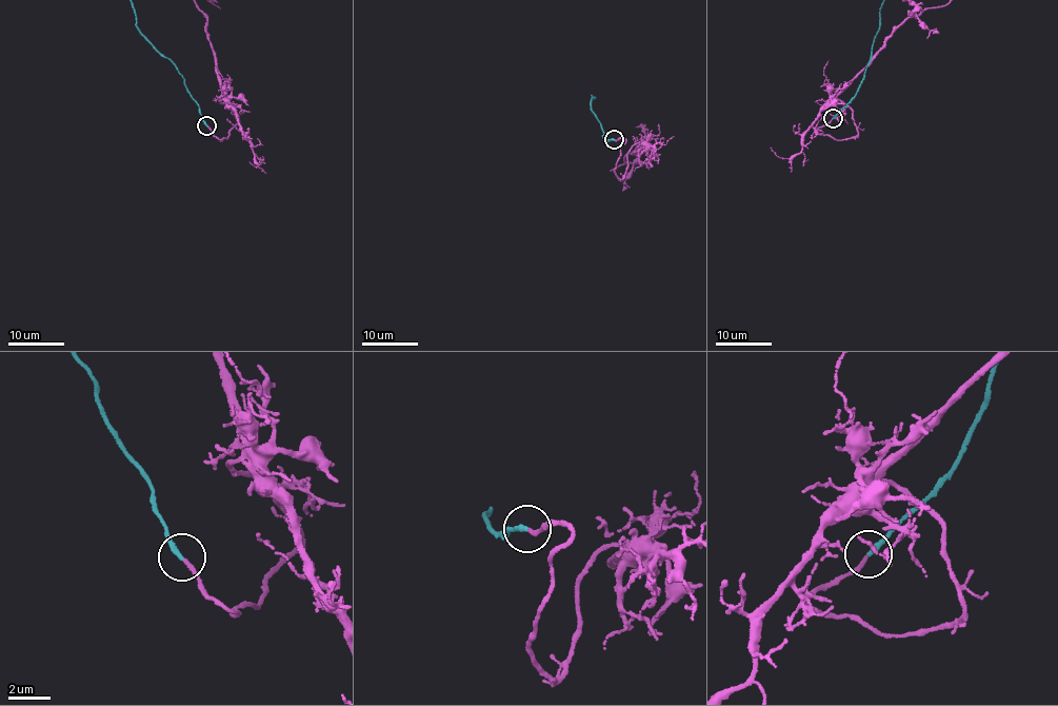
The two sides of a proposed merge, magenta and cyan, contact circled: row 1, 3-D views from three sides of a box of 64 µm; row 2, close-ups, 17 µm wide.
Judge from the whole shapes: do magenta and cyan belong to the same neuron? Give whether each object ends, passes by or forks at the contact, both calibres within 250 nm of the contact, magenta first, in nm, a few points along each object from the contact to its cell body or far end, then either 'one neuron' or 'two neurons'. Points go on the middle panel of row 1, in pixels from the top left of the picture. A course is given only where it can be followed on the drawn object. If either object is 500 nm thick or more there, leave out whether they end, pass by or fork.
magenta ends there; cyan ends there; 200 nm thick on the magenta side, 240 nm on the other; one neuron

